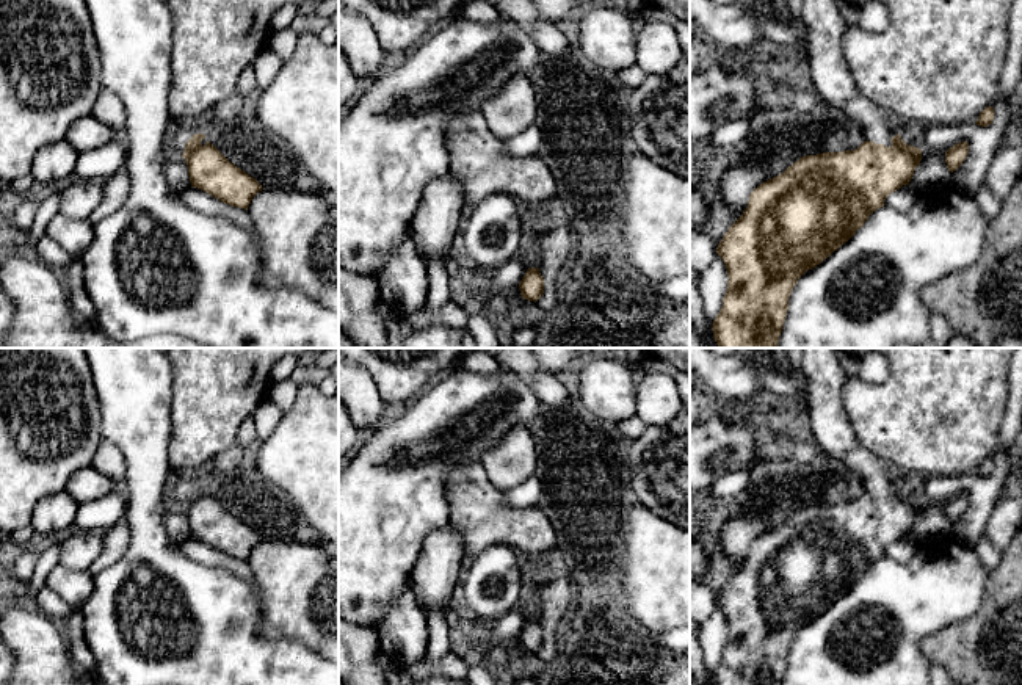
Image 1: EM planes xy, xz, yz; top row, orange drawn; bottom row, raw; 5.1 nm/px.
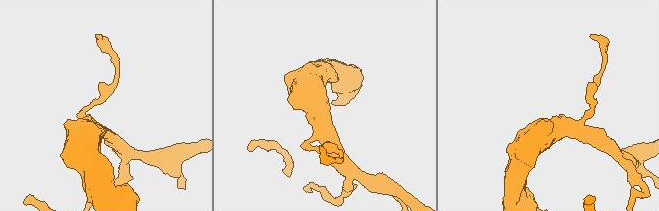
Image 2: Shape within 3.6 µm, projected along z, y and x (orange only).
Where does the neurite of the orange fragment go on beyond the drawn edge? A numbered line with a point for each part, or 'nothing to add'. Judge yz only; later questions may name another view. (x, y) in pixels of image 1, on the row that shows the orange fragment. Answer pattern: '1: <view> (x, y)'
1: yz (826, 71)

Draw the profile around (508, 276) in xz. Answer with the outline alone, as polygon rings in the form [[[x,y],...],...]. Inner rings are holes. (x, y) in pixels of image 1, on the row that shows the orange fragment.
[[[514,257],[508,260],[497,270],[491,271],[489,277],[480,288],[478,296],[481,299],[486,299],[489,293],[505,293],[506,295],[513,288],[519,287],[527,270],[528,270],[527,265],[520,259]]]

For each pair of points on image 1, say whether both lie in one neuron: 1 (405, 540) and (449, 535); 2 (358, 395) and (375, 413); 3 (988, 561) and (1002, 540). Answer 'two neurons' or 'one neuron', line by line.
1: two neurons
2: one neuron
3: two neurons

